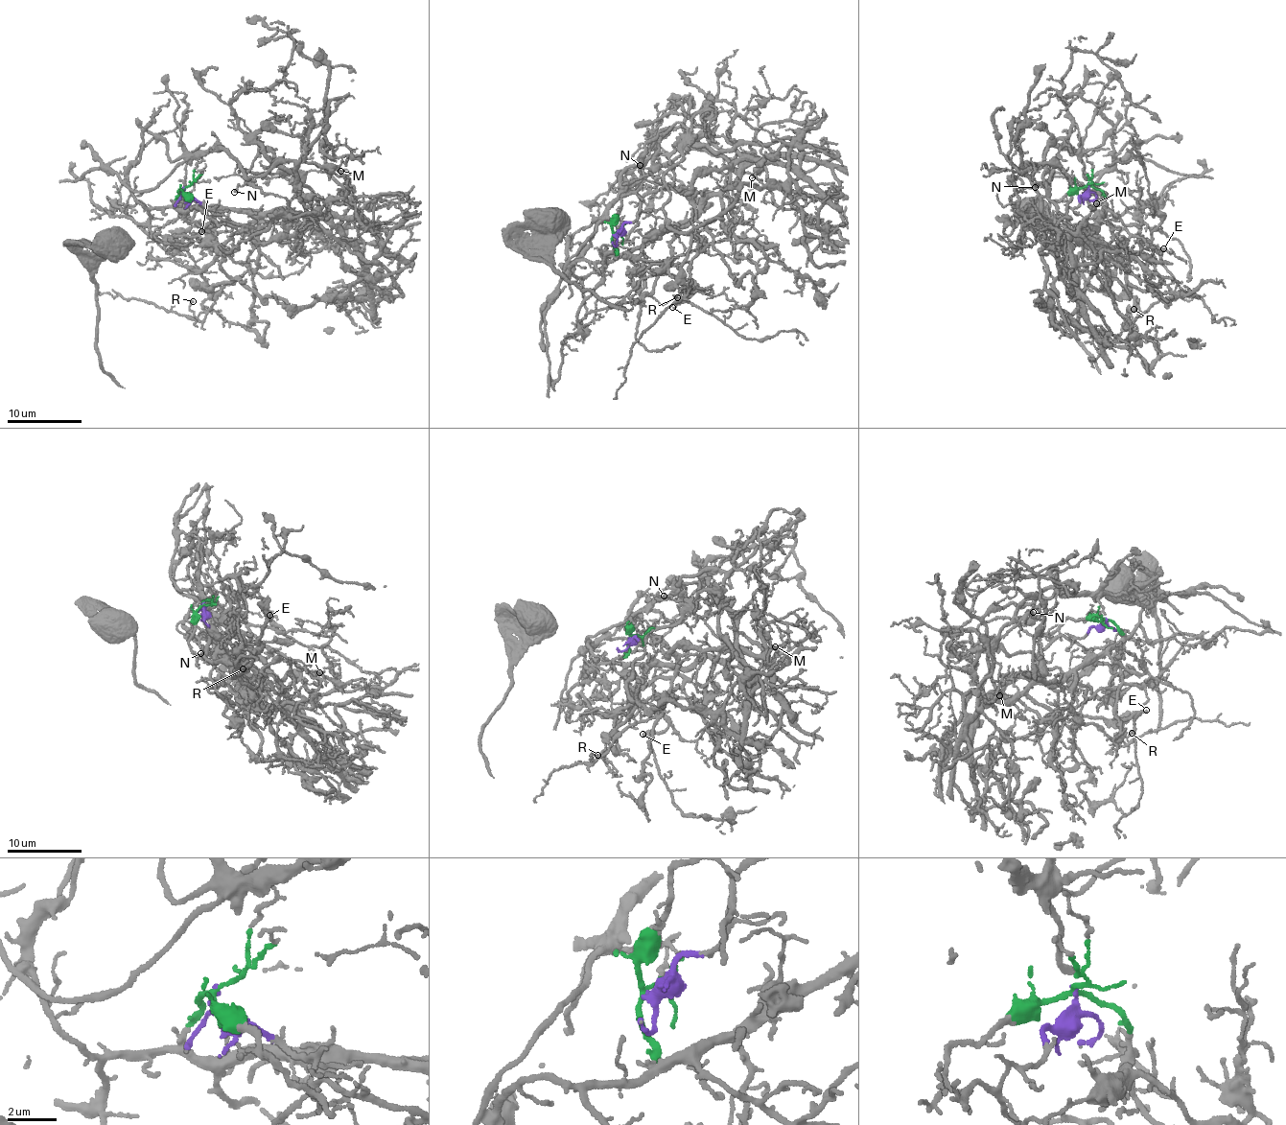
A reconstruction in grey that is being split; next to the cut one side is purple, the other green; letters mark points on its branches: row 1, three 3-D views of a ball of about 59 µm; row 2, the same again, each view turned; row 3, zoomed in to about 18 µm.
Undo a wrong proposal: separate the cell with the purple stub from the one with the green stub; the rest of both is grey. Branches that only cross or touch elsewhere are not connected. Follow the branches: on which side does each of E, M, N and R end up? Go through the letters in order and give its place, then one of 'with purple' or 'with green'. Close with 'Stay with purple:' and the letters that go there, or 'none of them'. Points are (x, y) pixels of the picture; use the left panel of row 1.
E: at (201, 231); with green
M: at (340, 171); with purple
N: at (234, 192); with green
R: at (193, 301); with green
Stay with purple: M

